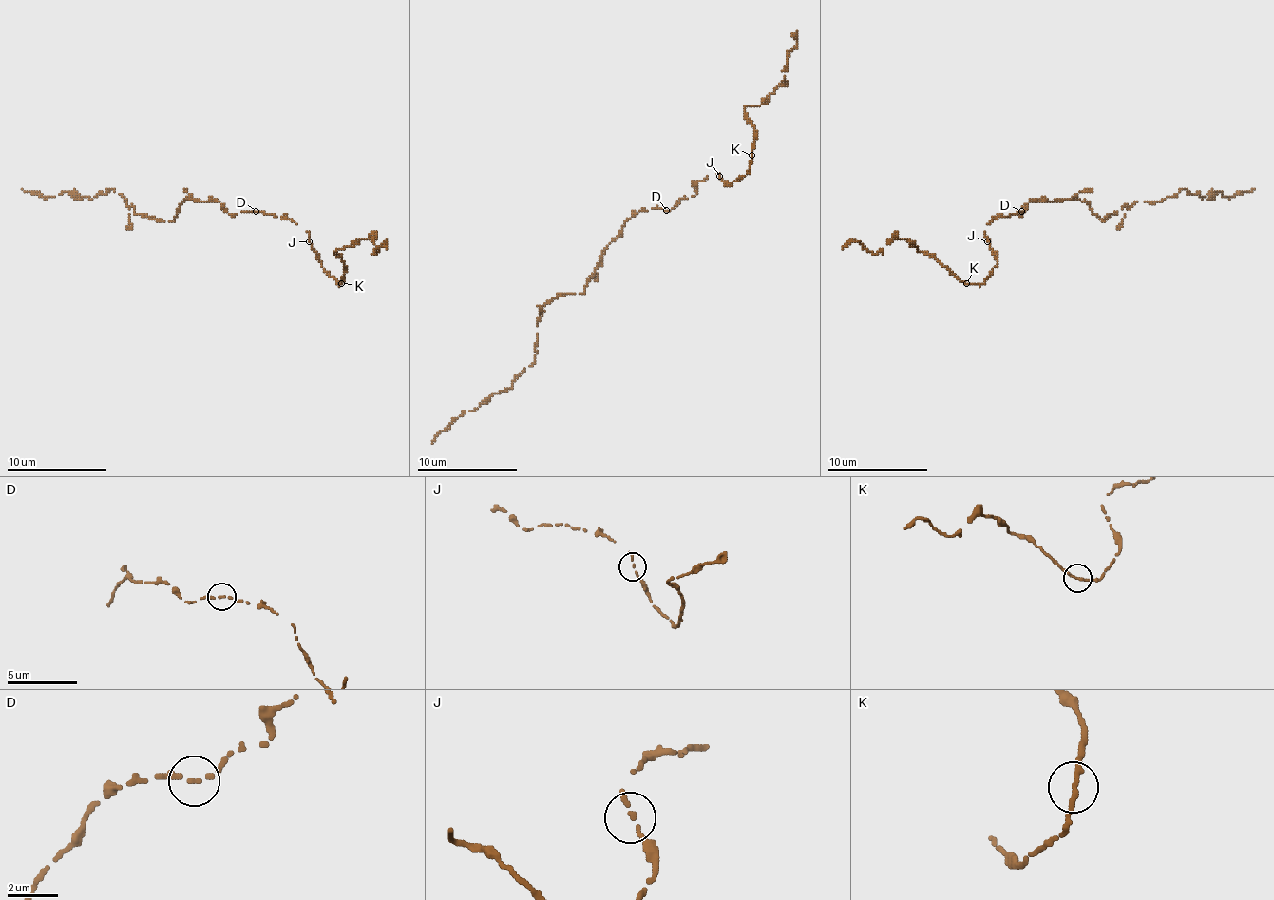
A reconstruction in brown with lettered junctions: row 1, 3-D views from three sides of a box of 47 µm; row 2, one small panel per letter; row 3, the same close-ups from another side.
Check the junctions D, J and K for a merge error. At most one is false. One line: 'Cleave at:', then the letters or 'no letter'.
Cleave at: no letter

